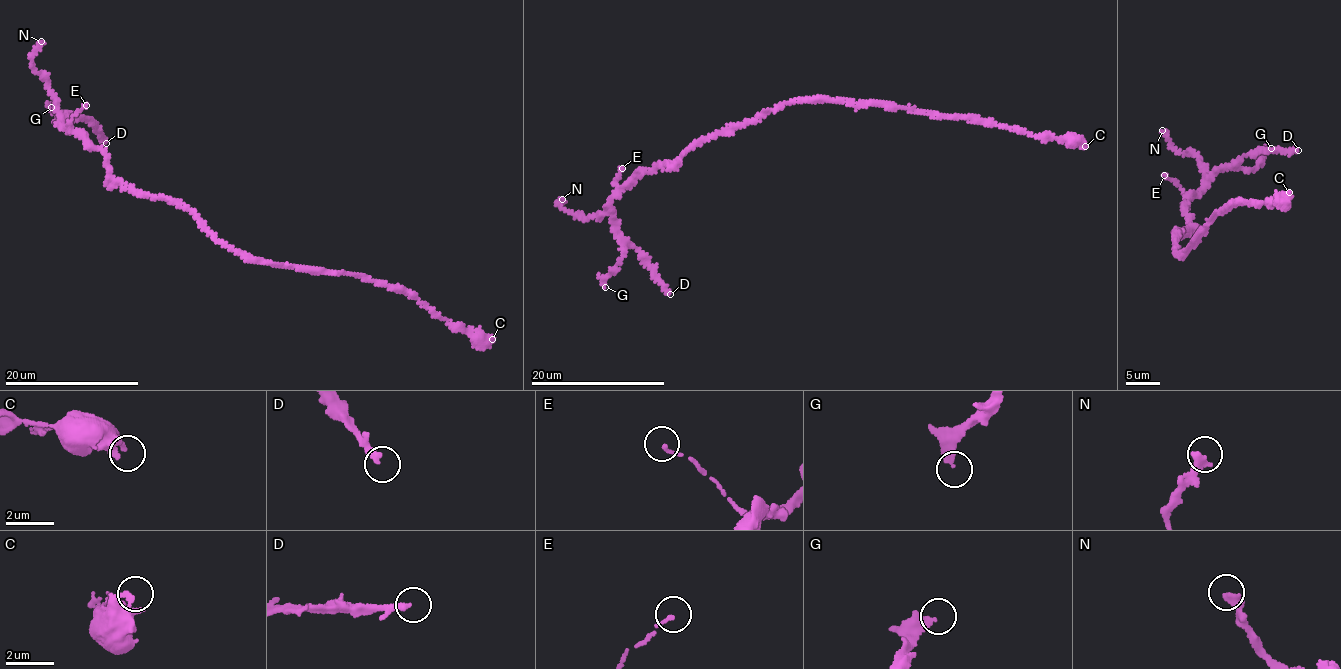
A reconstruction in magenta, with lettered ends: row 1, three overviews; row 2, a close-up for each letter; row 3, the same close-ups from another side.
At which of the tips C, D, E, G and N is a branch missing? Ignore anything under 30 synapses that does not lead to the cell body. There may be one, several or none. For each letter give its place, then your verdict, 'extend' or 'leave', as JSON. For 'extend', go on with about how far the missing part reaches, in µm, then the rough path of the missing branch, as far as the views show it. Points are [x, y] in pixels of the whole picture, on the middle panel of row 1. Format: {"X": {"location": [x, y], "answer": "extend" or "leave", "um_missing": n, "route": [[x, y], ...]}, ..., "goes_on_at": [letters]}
{"C": {"location": [1085, 146], "answer": "leave"}, "D": {"location": [670, 294], "answer": "extend", "um_missing": 30}, "E": {"location": [622, 168], "answer": "leave"}, "G": {"location": [605, 287], "answer": "leave"}, "N": {"location": [562, 199], "answer": "leave"}, "goes_on_at": ["D"]}

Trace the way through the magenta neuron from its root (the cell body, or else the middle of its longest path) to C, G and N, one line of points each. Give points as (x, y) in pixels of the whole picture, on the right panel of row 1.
C: (1177, 247), (1182, 255), (1211, 217), (1226, 205), (1239, 199), (1259, 203), (1273, 199), (1277, 203), (1289, 192)
G: (1177, 247), (1174, 234), (1182, 234), (1191, 224), (1185, 200), (1222, 168), (1253, 169), (1271, 148)
N: (1177, 247), (1174, 234), (1191, 224), (1184, 205), (1204, 187), (1205, 165), (1175, 148), (1162, 130)

